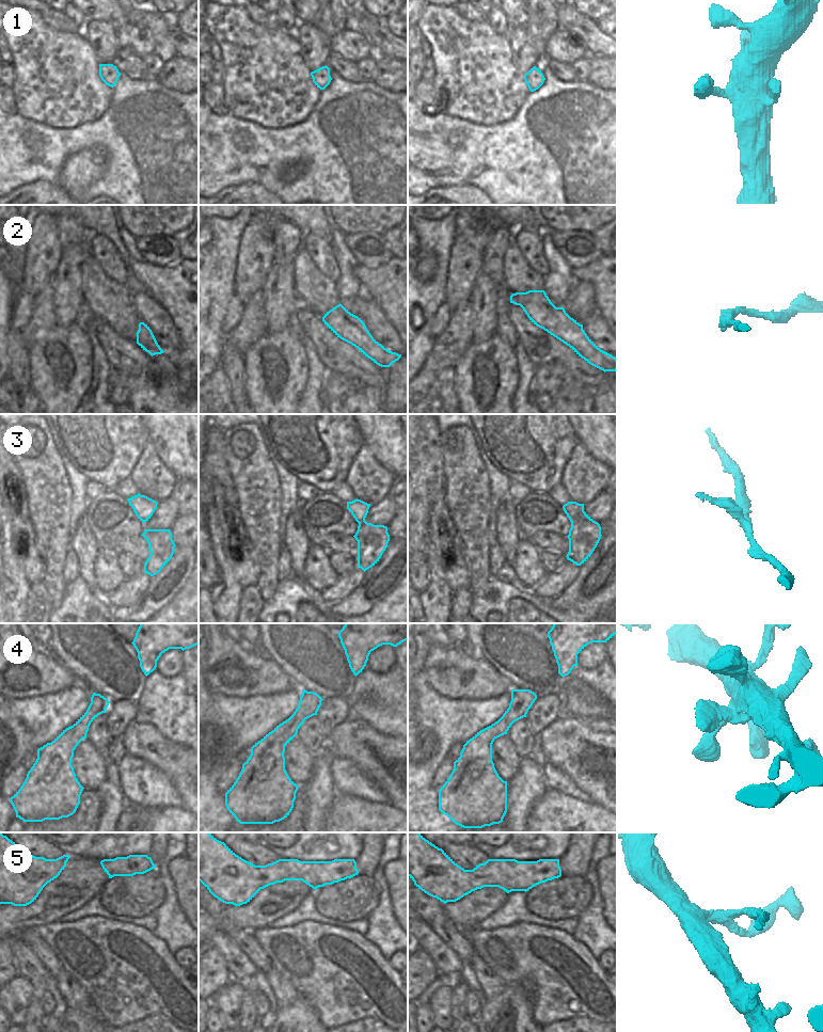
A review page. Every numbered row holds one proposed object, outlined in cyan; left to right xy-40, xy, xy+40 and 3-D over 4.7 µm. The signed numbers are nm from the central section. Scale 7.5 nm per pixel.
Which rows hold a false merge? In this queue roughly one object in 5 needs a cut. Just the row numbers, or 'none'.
5

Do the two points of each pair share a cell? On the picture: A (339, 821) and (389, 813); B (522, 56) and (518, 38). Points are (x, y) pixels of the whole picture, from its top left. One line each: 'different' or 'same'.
A: same
B: same

